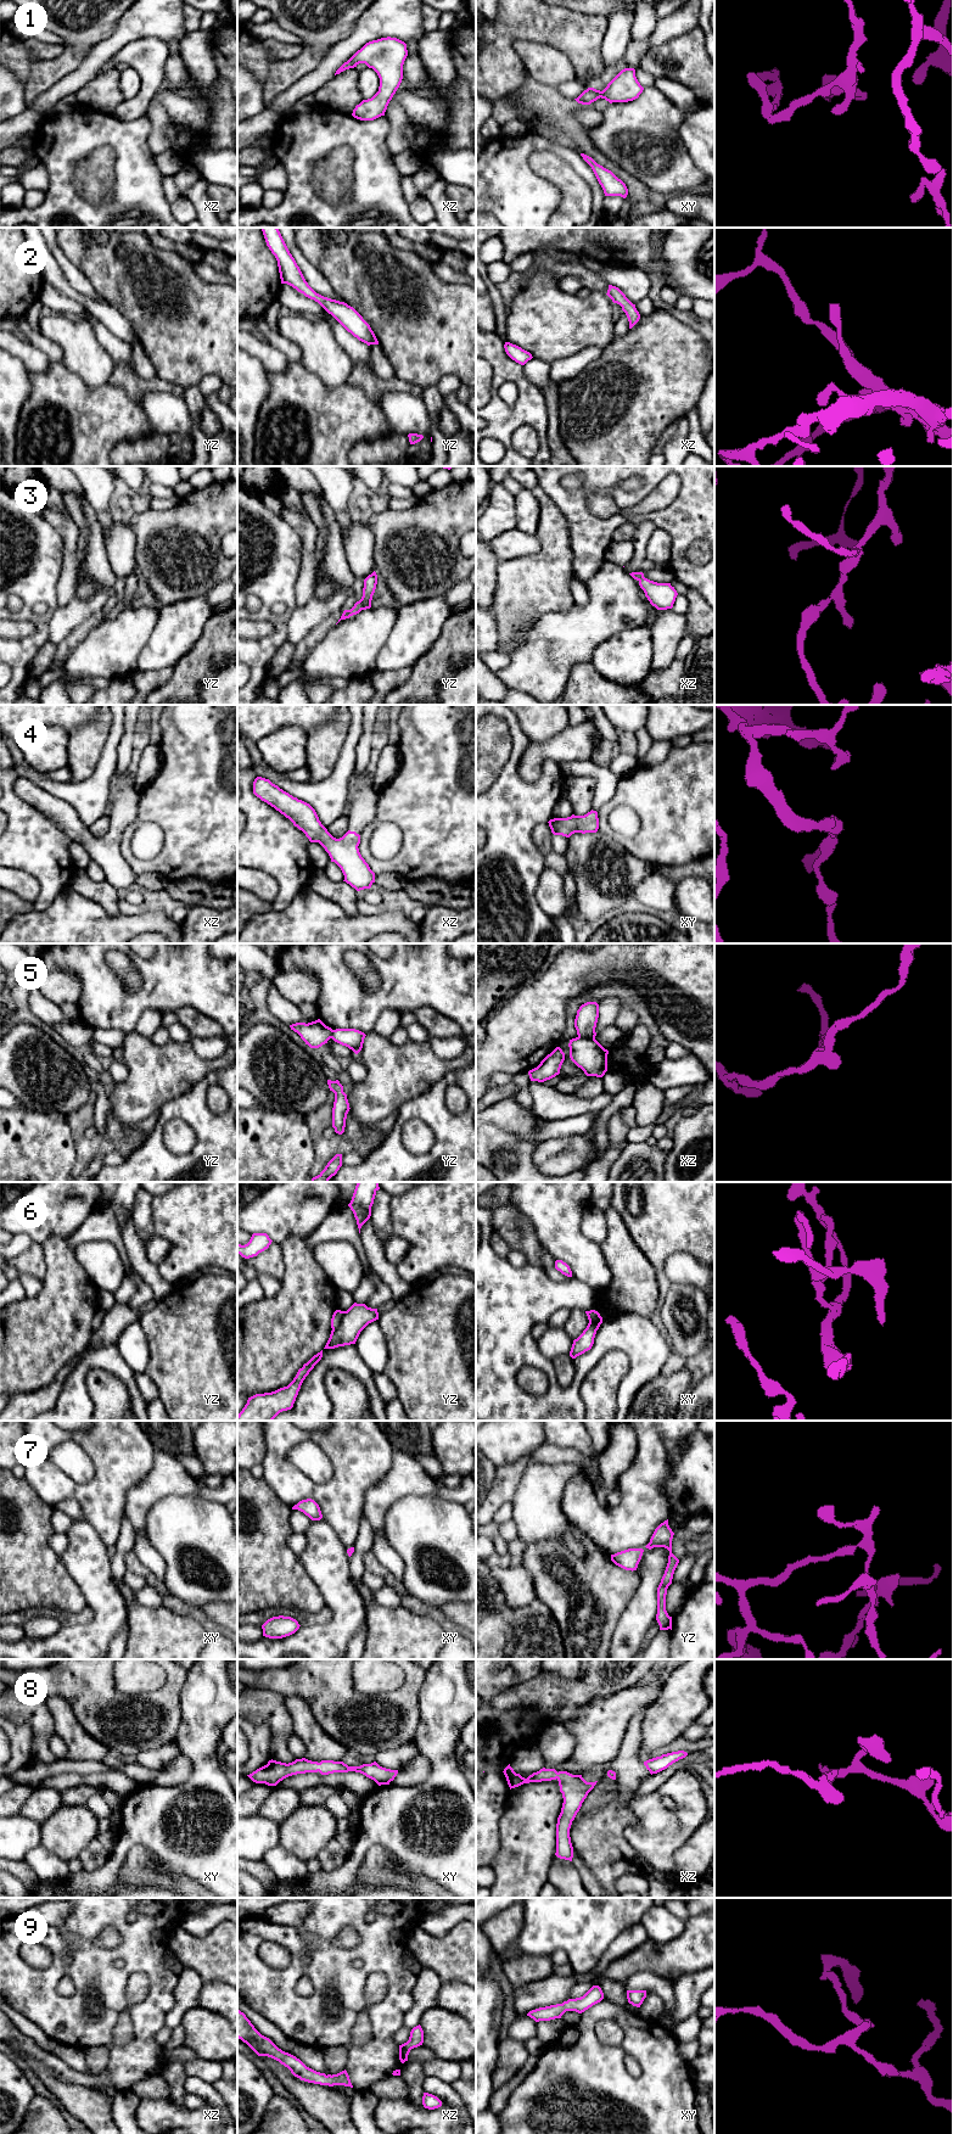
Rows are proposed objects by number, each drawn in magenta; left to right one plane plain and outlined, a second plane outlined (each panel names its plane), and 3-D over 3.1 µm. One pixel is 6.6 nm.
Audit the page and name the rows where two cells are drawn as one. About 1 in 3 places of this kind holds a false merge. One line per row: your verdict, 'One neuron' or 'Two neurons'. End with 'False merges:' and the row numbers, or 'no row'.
1: One neuron
2: One neuron
3: One neuron
4: One neuron
5: Two neurons
6: Two neurons
7: One neuron
8: One neuron
9: One neuron
False merges: 5, 6

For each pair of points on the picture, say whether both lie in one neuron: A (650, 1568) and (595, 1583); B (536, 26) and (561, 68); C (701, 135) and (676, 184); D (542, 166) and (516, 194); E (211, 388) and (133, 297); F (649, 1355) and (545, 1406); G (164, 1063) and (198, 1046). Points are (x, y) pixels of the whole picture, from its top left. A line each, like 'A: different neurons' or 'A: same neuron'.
A: different neurons
B: different neurons
C: different neurons
D: different neurons
E: different neurons
F: same neuron
G: different neurons

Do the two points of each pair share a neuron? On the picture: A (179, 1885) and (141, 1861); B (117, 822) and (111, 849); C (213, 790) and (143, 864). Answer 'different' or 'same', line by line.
A: same
B: same
C: same

